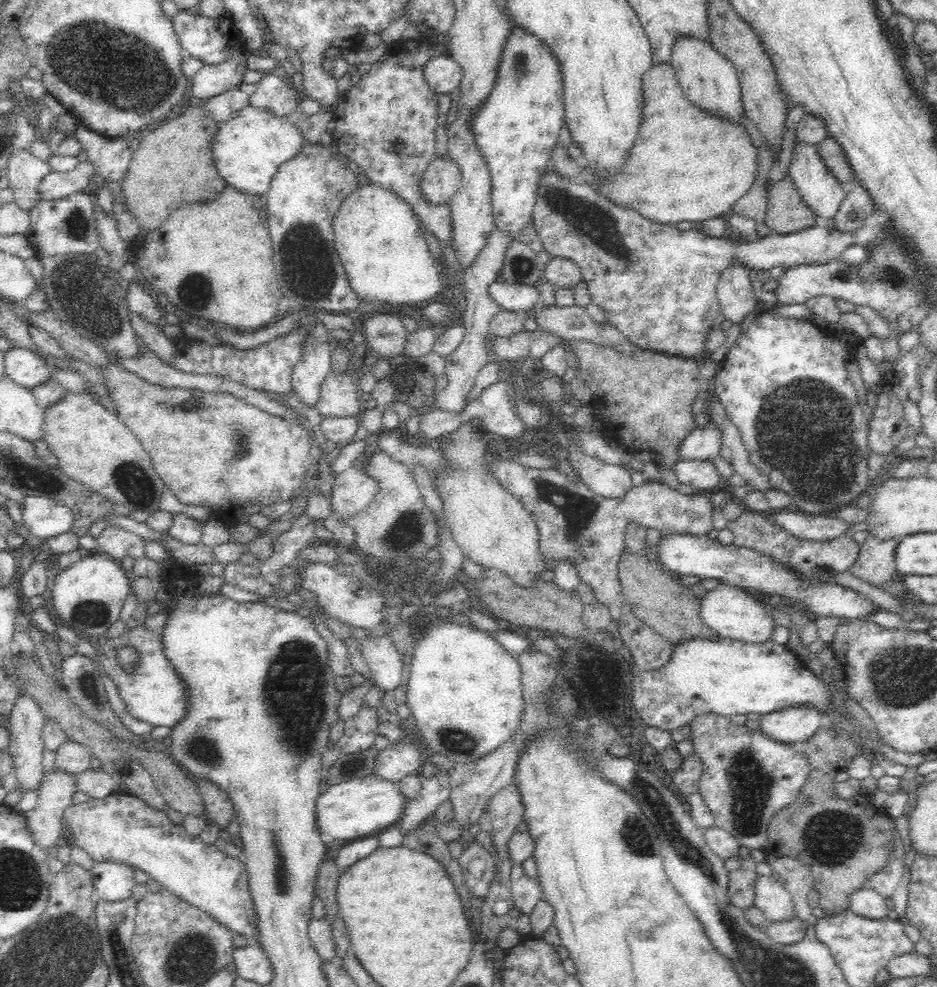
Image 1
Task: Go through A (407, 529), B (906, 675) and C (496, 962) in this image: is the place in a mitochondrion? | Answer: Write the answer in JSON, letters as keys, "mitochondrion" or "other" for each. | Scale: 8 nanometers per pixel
{"A":"mitochondrion","B":"mitochondrion","C":"other"}

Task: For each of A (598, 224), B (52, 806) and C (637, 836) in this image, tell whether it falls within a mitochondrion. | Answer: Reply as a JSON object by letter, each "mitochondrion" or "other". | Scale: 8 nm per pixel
{"A":"mitochondrion","B":"other","C":"mitochondrion"}

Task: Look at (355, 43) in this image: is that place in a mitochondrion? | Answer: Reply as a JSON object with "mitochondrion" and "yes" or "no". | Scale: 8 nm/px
{"mitochondrion":"no"}

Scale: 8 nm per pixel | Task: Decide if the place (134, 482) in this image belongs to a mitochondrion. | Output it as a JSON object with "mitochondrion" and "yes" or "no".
{"mitochondrion":"yes"}

